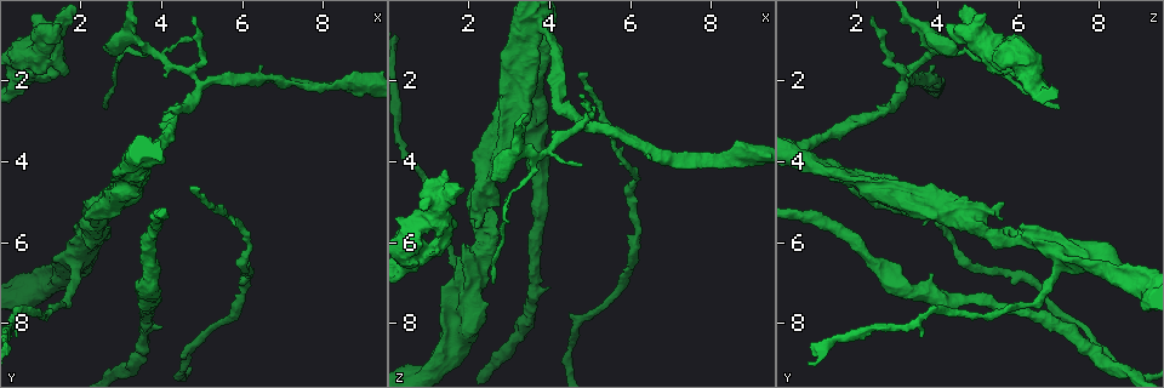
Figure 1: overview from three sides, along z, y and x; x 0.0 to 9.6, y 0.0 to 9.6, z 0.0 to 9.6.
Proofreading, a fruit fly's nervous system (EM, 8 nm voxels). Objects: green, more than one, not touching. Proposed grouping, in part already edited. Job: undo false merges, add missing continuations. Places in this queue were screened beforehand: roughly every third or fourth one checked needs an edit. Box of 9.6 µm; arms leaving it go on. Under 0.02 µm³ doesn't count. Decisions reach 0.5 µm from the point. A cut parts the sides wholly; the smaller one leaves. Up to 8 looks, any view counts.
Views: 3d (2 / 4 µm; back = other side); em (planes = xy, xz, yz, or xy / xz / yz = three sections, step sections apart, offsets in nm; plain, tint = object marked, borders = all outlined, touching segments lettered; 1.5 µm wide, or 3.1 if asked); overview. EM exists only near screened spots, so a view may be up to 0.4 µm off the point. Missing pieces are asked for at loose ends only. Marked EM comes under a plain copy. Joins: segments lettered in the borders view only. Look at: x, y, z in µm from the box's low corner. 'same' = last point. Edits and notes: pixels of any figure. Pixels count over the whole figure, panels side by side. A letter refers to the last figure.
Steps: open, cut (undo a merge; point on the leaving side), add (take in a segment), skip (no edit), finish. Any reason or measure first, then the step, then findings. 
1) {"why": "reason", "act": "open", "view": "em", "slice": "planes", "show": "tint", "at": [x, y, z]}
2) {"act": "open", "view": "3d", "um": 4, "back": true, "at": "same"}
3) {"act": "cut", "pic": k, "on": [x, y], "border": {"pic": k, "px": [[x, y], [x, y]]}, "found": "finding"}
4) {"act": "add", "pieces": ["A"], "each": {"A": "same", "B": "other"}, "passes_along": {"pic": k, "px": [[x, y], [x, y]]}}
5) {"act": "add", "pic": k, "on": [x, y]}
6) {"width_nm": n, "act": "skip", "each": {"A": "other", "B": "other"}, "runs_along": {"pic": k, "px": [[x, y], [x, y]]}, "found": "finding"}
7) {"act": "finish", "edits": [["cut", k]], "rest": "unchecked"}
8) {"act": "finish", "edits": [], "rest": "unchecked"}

{"why": "thin neck", "act": "open", "view": "3d", "um": 4, "at": [6.00, 7.25, 6.60]}

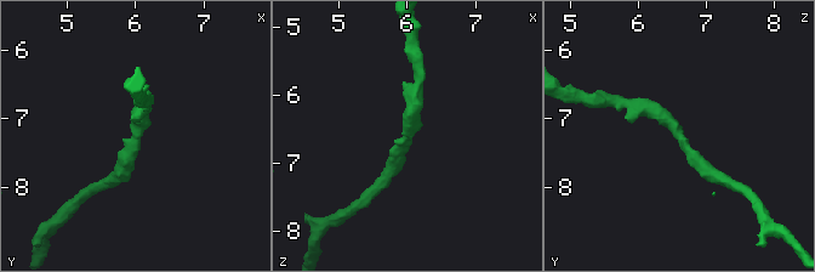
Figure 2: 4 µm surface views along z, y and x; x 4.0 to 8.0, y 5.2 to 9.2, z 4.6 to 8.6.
{"arm_widths_nm": [220, 220], "why": "need the tissue", "act": "open", "view": "em", "slice": "planes", "show": "borders", "at": [6.00, 7.30, 6.65]}

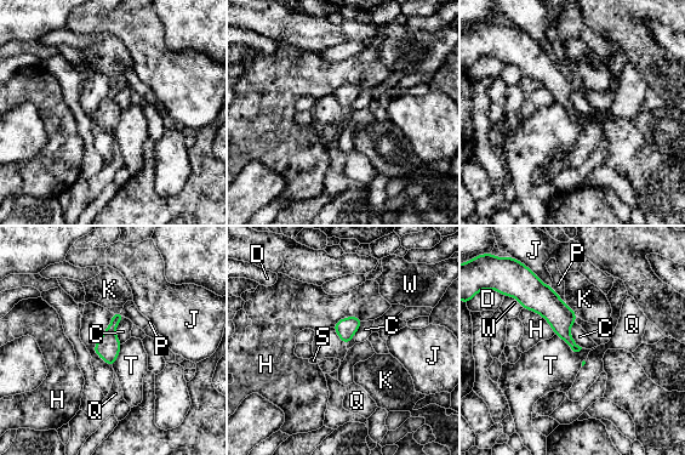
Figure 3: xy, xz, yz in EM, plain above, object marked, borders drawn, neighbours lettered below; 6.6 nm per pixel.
{"act": "skip", "each": {"C": "other", "D": "other", "H": "other", "J": "other", "K": "other", "P": "other", "Q": "other", "S": "other", "T": "other", "W": "other"}, "found": "all the same cell"}

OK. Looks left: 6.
{"why": "four arms meet", "act": "open", "view": "em", "slice": "planes", "show": "borders", "at": [4.95, 2.10, 3.10]}

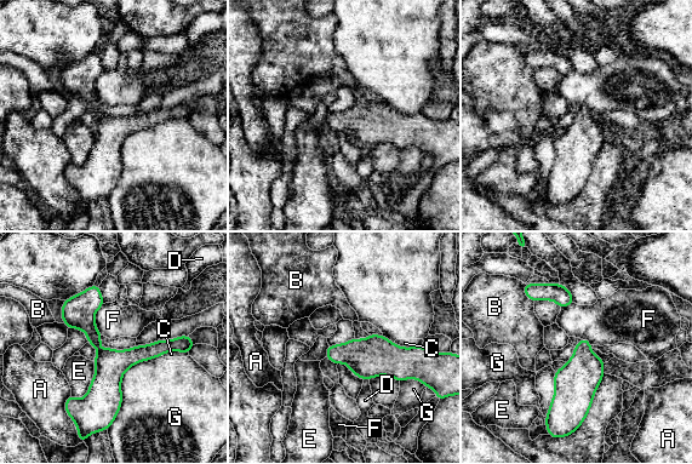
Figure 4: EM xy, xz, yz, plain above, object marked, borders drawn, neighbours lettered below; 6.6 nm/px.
{"act": "skip", "each": {"A": "other", "B": "other", "C": "other", "D": "other", "E": "other", "F": "other", "G": "other"}, "runs_along": {"pic": 4, "px": [[93, 294], [103, 401], [86, 433]]}, "found": "all the same cell"}

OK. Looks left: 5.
{"why": "tapers out", "act": "open", "view": "3d", "um": 4, "at": [4.70, 4.70, 1.75]}

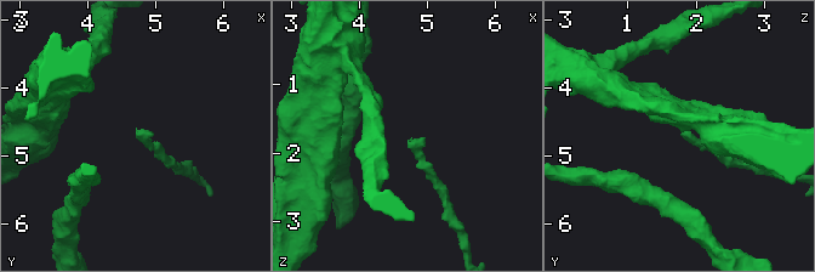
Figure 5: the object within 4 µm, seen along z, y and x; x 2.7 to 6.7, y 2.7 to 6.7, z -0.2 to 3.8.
{"act": "open", "view": "em", "slice": "xz", "step": 8, "show": "borders", "at": [4.75, 4.70, 1.80]}

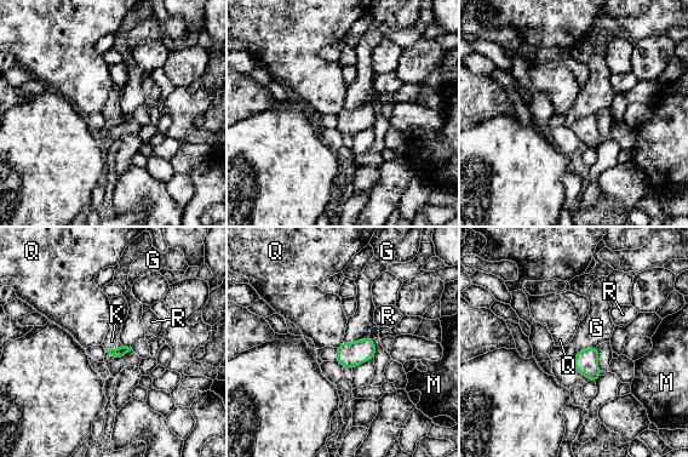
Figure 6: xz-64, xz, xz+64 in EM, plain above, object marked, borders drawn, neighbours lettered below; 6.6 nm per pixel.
{"why": "another direction", "act": "open", "view": "em", "slice": "planes", "show": "borders", "at": "same"}

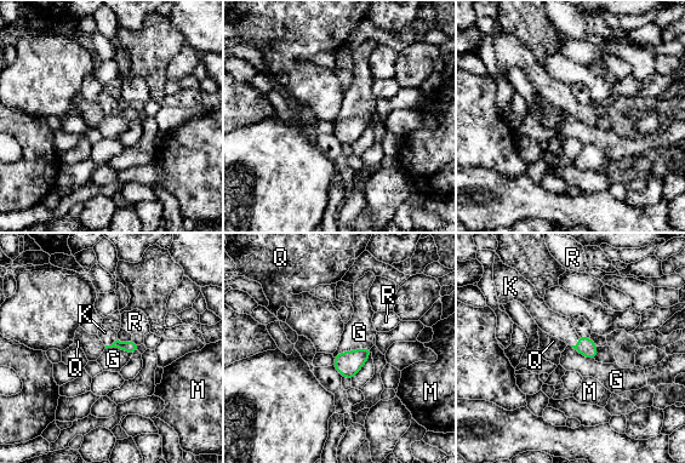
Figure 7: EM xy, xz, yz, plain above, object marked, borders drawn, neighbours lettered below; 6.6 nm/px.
{"act": "add", "pieces": ["K"], "each": {"G": "other", "K": "same", "M": "other", "Q": "other", "R": "other"}, "passes_along": {"pic": 7, "px": [[586, 347], [578, 343], [554, 324]]}, "found": "it goes on there"}

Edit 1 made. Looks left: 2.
{"act": "finish", "edits": [["add", 7]], "rest": "unchecked"}

